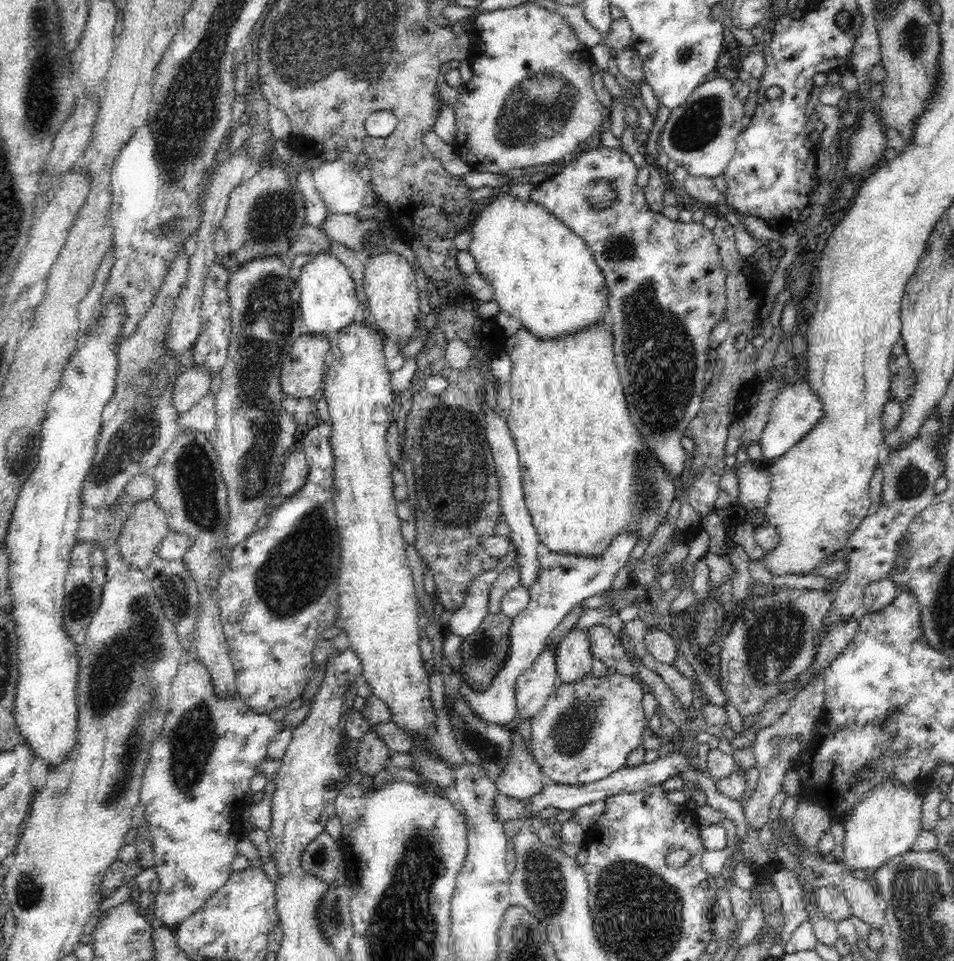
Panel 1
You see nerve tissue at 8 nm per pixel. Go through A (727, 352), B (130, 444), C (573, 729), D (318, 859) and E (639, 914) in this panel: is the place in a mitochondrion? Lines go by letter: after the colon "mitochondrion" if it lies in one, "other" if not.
A: other
B: mitochondrion
C: mitochondrion
D: mitochondrion
E: mitochondrion

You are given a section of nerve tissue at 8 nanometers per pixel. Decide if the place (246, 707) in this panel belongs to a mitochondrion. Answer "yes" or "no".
no

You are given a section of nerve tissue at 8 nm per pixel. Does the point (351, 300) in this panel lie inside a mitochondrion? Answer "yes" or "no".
no

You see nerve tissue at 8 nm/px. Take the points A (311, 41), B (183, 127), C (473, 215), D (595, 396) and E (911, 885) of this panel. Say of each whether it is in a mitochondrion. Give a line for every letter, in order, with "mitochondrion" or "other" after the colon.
A: mitochondrion
B: mitochondrion
C: other
D: other
E: mitochondrion

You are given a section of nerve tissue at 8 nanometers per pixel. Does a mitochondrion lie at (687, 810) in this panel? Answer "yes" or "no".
no

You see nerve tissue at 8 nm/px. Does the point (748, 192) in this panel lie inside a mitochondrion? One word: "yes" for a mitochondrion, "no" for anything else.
no

